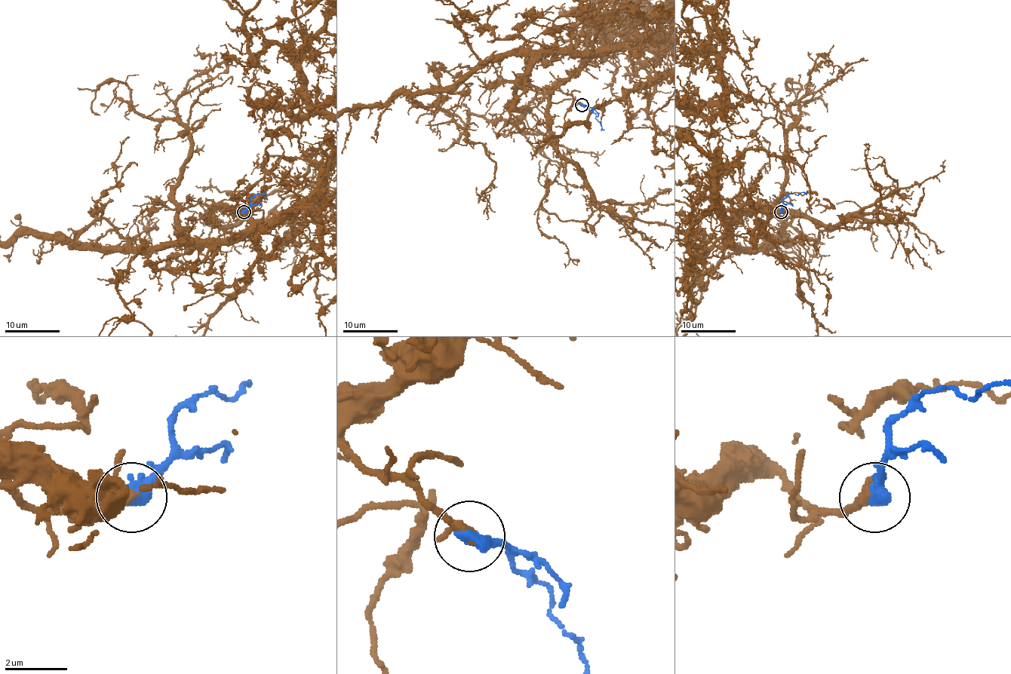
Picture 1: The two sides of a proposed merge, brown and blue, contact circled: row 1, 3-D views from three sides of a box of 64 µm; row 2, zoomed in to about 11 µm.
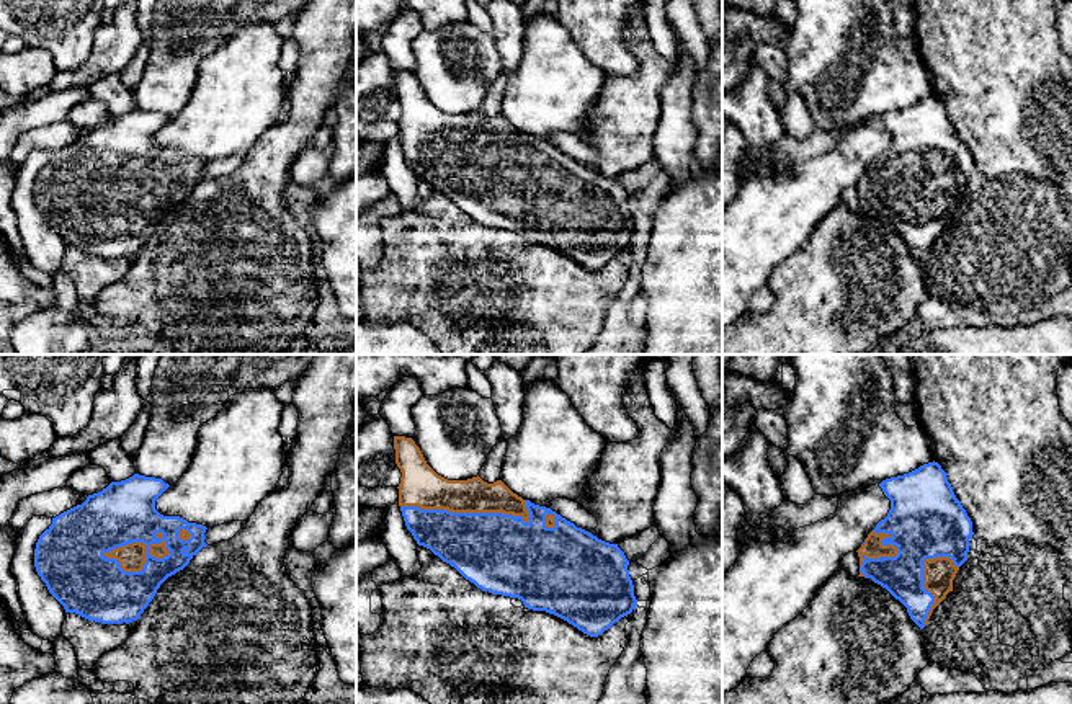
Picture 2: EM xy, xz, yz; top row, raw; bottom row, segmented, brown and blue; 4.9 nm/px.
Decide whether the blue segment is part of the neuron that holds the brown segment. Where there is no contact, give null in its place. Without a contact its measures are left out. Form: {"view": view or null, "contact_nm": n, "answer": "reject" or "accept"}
{"view": "xy", "contact_nm": 340, "answer": "accept"}

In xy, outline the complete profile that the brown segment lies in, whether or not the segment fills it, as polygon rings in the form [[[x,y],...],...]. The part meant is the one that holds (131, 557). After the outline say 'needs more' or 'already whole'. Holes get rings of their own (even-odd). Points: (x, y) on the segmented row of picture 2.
[[[134,474],[126,480],[111,482],[101,492],[88,495],[82,505],[52,518],[52,524],[36,542],[34,567],[49,593],[64,606],[65,613],[75,613],[101,624],[129,624],[137,621],[160,585],[183,570],[208,546],[204,542],[206,526],[188,523],[180,516],[163,516],[155,510],[155,500],[168,487],[162,479]]] | needs more

